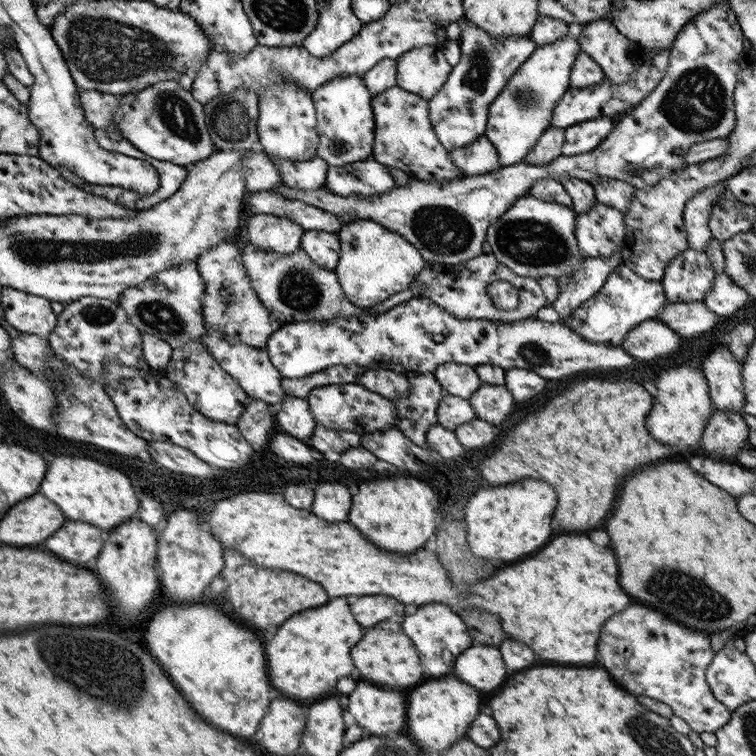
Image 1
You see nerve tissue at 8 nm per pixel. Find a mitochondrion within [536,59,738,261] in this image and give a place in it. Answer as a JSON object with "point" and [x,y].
{"point":[695,103]}

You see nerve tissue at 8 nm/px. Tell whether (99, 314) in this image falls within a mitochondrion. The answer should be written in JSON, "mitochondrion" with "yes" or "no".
{"mitochondrion":"yes"}

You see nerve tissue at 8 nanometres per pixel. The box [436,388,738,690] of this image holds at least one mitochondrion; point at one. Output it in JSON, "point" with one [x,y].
{"point":[685,596]}

